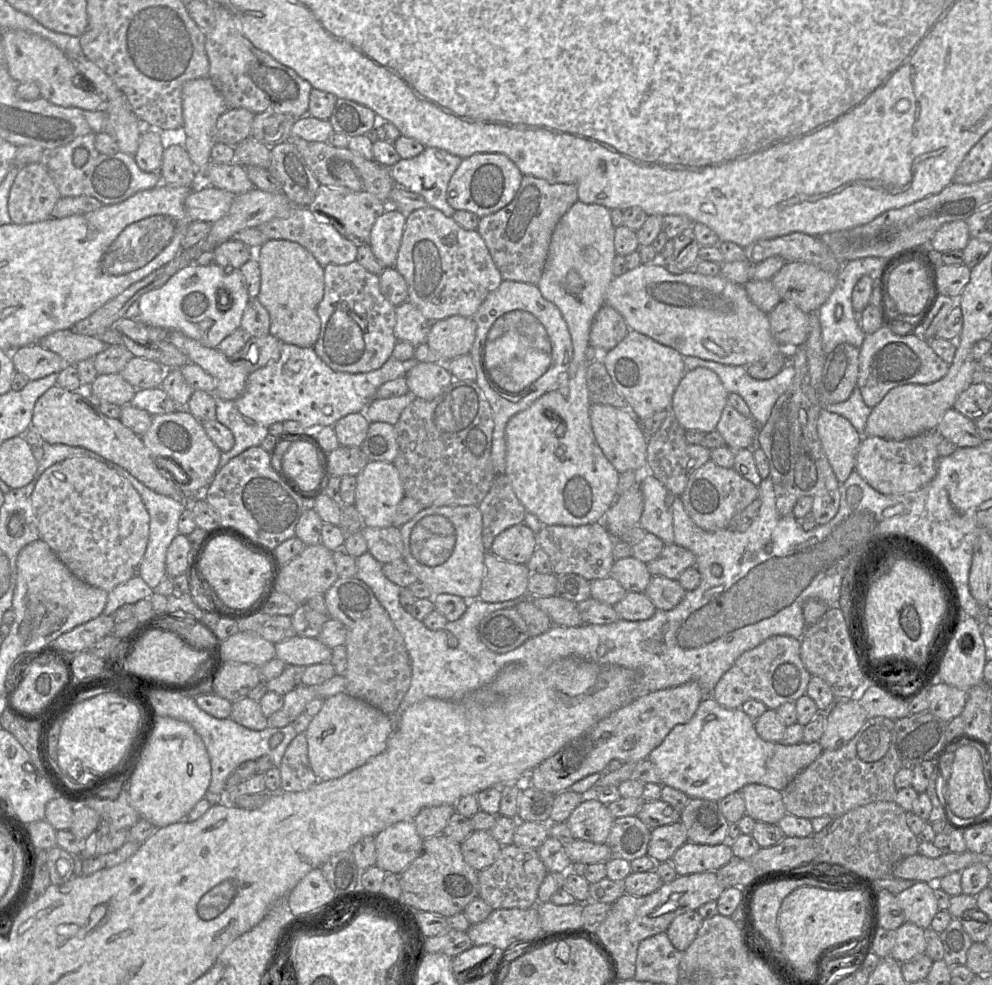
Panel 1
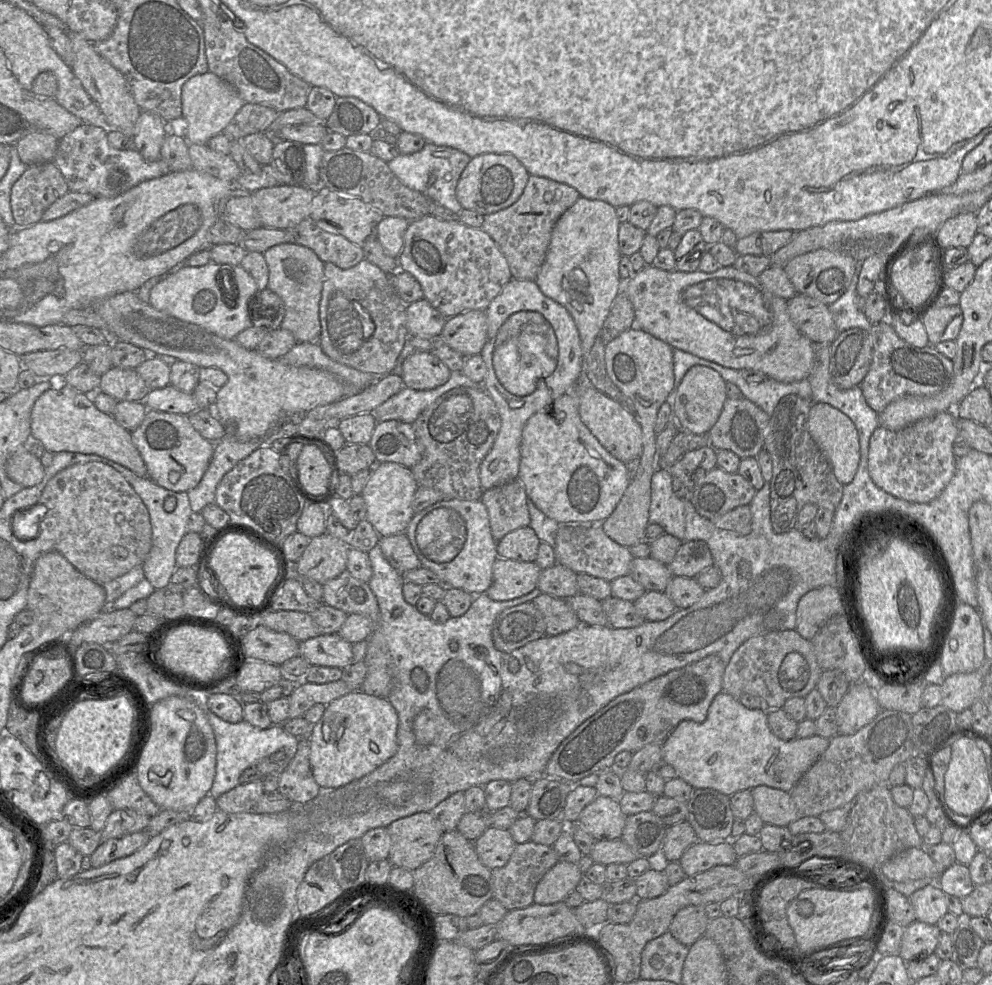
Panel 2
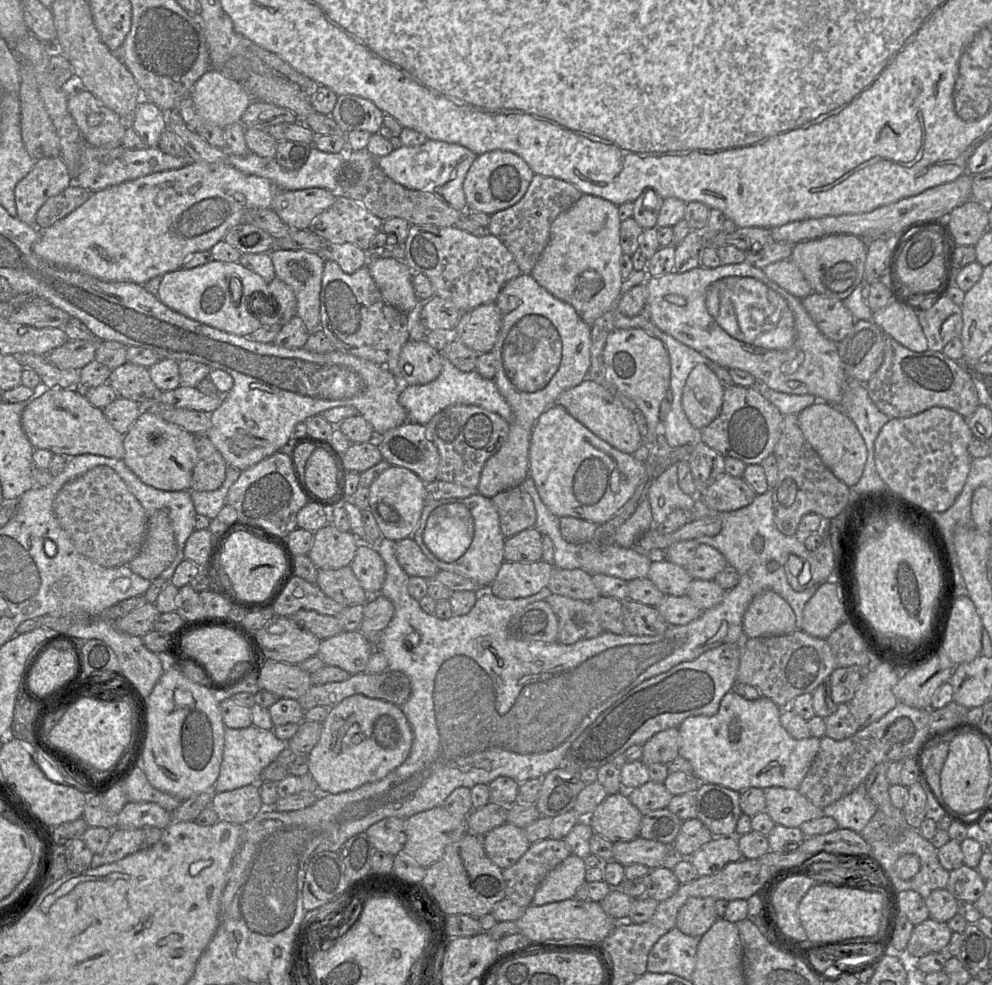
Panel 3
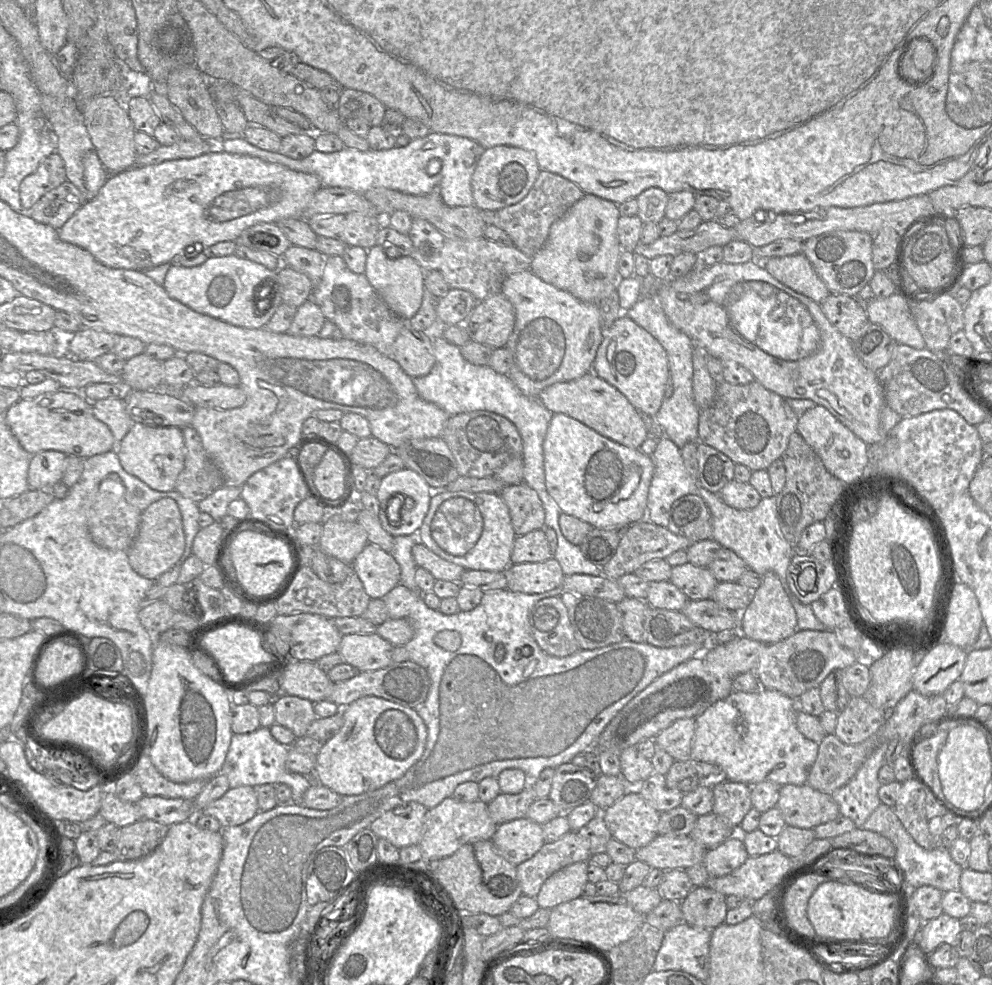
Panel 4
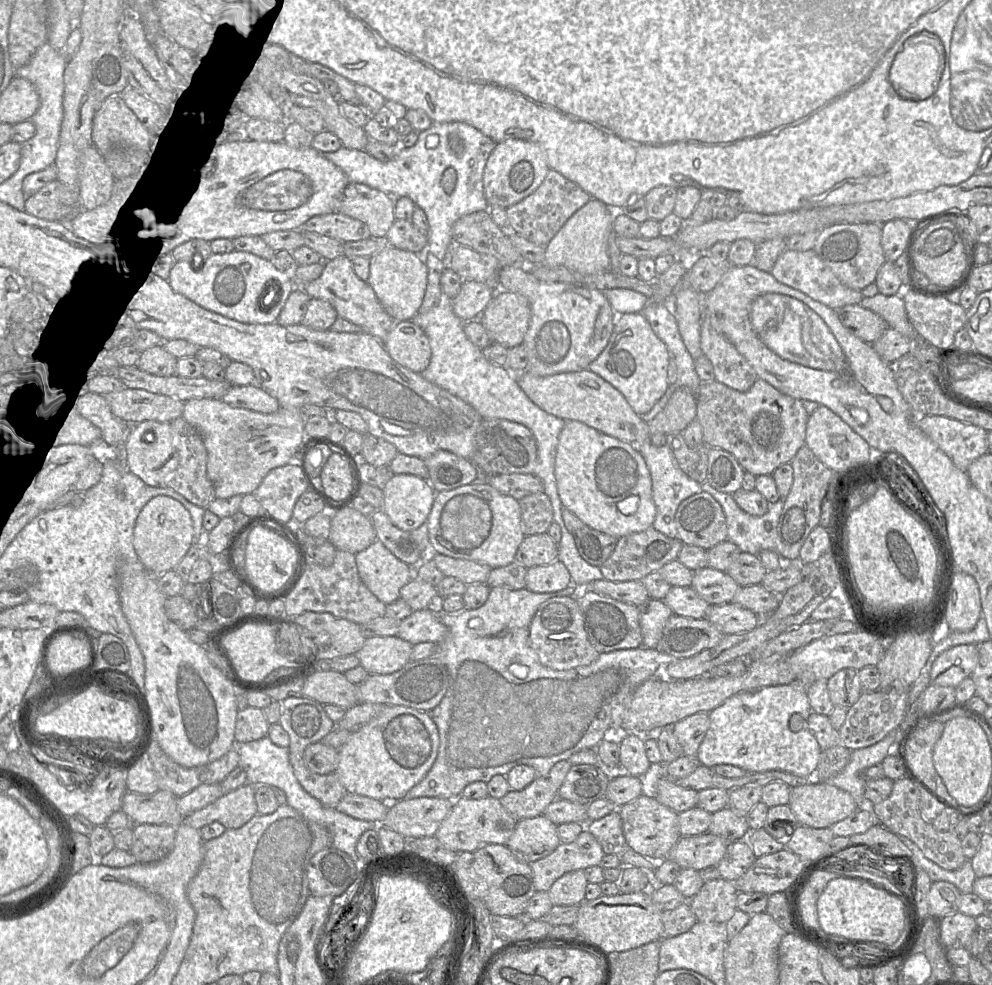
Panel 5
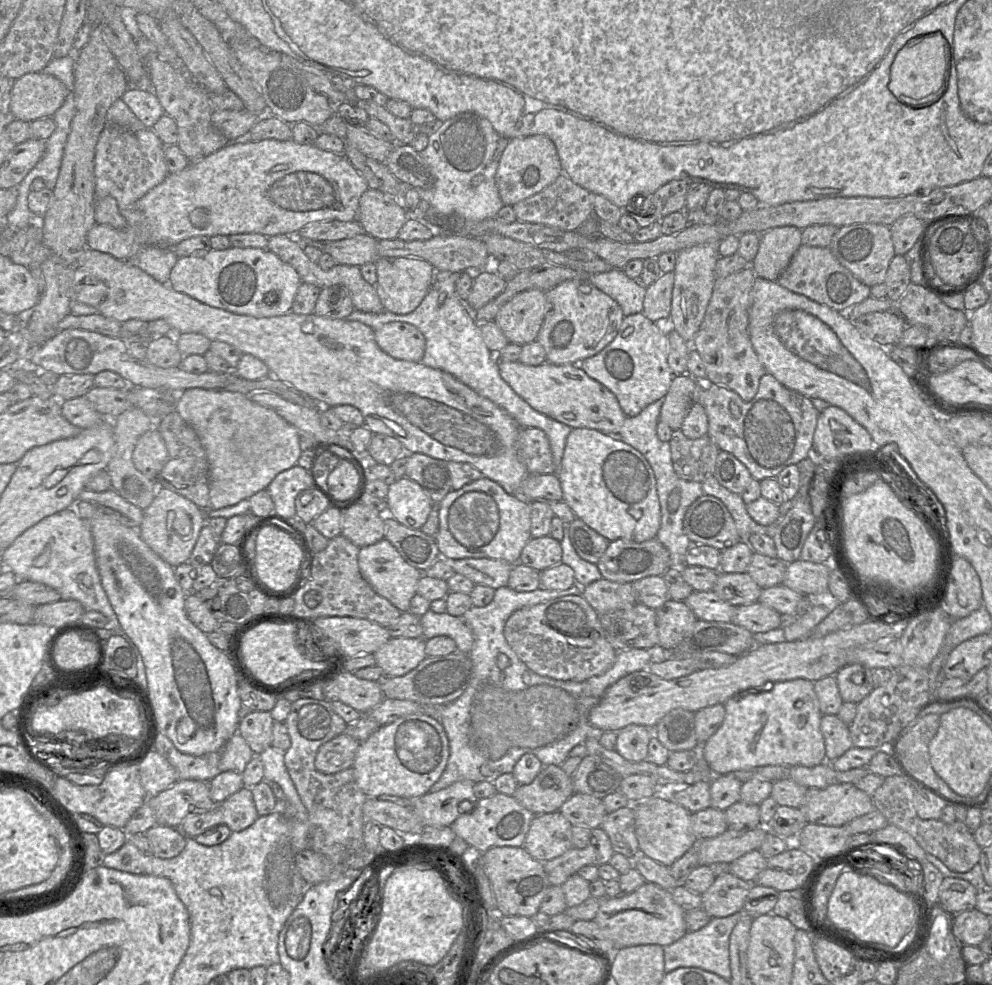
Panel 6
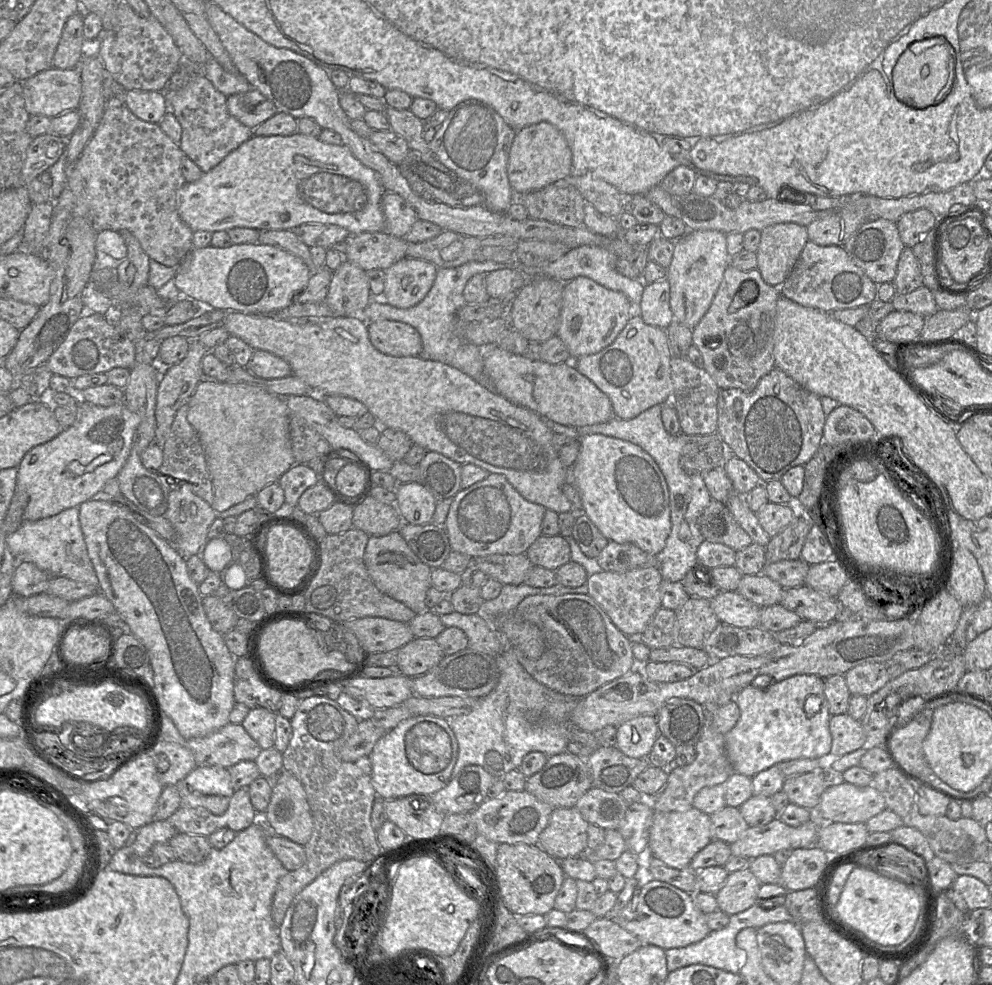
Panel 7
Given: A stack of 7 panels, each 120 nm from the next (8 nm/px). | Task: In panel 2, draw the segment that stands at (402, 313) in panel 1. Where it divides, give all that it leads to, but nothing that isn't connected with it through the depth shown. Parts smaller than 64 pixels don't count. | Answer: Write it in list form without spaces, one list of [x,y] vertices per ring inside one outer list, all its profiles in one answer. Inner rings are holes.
[[[419,299],[406,306],[407,331],[410,336],[438,338],[445,321],[426,299]]]

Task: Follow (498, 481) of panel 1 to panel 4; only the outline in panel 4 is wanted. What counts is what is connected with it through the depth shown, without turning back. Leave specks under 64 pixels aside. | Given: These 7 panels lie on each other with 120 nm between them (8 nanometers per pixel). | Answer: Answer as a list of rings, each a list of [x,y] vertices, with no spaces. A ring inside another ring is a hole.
[[[525,482],[506,485],[499,494],[508,506],[516,536],[546,527],[543,503]]]

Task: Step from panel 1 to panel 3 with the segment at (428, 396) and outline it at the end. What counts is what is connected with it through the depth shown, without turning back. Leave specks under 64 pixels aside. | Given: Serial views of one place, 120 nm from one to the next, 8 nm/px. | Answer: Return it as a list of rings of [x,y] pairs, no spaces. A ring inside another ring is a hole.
[[[408,340],[399,358],[398,377],[402,385],[424,385],[435,380],[441,373],[443,356],[426,341]]]

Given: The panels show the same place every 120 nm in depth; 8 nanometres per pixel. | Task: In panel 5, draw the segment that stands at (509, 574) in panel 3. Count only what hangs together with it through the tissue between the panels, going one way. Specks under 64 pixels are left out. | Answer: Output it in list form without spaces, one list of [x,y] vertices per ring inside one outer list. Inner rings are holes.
[[[561,561],[530,567],[526,571],[525,588],[536,593],[557,592],[565,589],[571,576]]]

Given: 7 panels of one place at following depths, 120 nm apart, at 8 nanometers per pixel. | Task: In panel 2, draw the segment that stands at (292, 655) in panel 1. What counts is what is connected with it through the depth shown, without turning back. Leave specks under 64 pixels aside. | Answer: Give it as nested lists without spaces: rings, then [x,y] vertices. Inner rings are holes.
[[[338,633],[320,634],[300,642],[299,655],[311,666],[344,669],[353,663],[352,643],[343,639]]]

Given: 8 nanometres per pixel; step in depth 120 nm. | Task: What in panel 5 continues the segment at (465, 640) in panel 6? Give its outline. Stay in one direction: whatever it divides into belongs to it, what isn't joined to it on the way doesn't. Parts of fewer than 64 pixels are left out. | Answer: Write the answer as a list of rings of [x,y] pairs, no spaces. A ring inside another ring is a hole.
[[[428,608],[415,611],[400,622],[397,636],[412,645],[423,642],[442,642],[448,628]]]

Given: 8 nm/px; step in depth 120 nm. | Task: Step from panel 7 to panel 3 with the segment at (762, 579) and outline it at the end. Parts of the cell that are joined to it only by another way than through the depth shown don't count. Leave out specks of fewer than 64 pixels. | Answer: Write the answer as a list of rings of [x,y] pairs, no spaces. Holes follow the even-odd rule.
[[[667,560],[654,561],[650,565],[647,578],[664,594],[686,596],[693,580],[684,567]]]

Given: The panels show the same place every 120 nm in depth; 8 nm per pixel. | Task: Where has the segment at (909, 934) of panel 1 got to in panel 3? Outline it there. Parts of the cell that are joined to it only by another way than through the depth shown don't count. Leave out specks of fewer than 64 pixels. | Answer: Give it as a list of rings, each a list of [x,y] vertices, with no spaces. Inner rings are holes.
[[[931,918],[915,925],[905,949],[908,961],[916,961],[930,953],[939,953],[950,941],[952,930],[947,922]]]

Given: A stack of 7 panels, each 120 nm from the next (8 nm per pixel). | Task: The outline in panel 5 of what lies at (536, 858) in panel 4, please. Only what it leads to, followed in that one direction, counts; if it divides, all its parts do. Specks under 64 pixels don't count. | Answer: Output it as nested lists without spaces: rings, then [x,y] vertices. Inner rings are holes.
[[[584,829],[573,842],[560,843],[552,853],[529,864],[536,891],[548,891],[567,872],[599,866],[604,854],[596,838]]]

